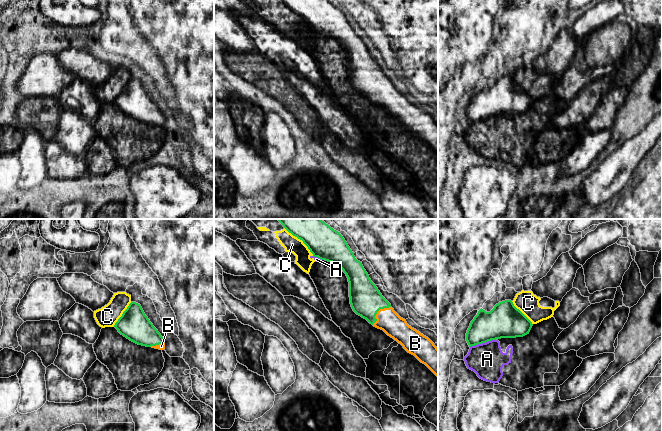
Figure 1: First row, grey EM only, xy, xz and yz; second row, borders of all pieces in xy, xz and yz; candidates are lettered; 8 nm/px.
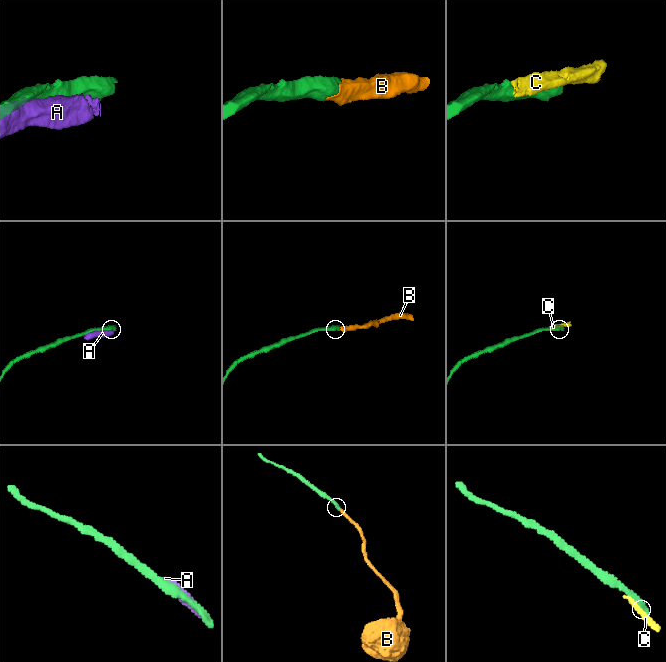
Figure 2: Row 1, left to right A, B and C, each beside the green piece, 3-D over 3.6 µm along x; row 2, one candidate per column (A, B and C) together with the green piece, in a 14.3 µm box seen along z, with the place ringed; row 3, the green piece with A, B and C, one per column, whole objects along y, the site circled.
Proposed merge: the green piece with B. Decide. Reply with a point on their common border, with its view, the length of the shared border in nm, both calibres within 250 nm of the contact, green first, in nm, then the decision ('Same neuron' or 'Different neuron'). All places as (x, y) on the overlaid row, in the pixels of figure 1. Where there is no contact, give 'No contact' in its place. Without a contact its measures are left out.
Touches green at xz (377, 311). Shared border 220 nm. Thickness 260 nm (green) against 180 nm. Same neuron

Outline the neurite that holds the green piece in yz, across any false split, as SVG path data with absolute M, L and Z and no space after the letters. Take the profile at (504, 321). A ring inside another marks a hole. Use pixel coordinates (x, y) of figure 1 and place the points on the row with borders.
M505 300L490 312L482 308L478 311L467 330L466 341L471 347L501 338L523 337L529 334L532 326L511 300Z

